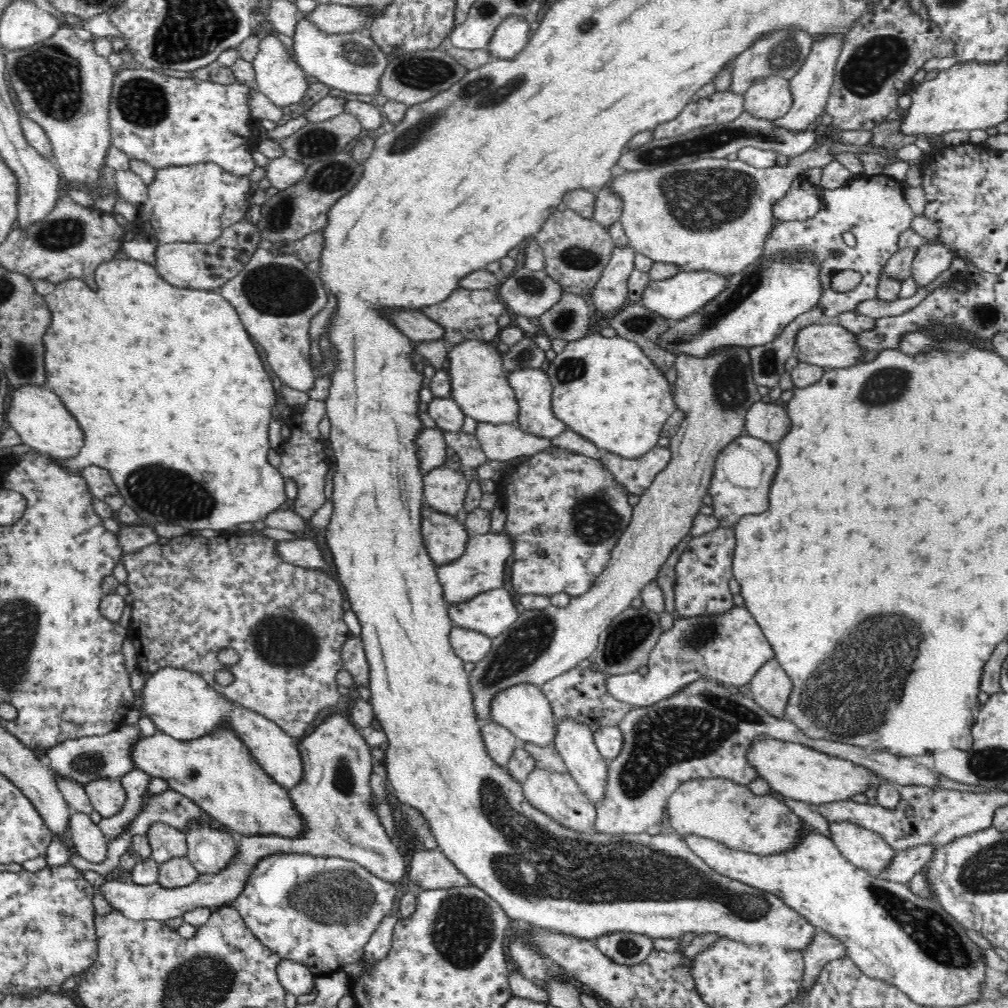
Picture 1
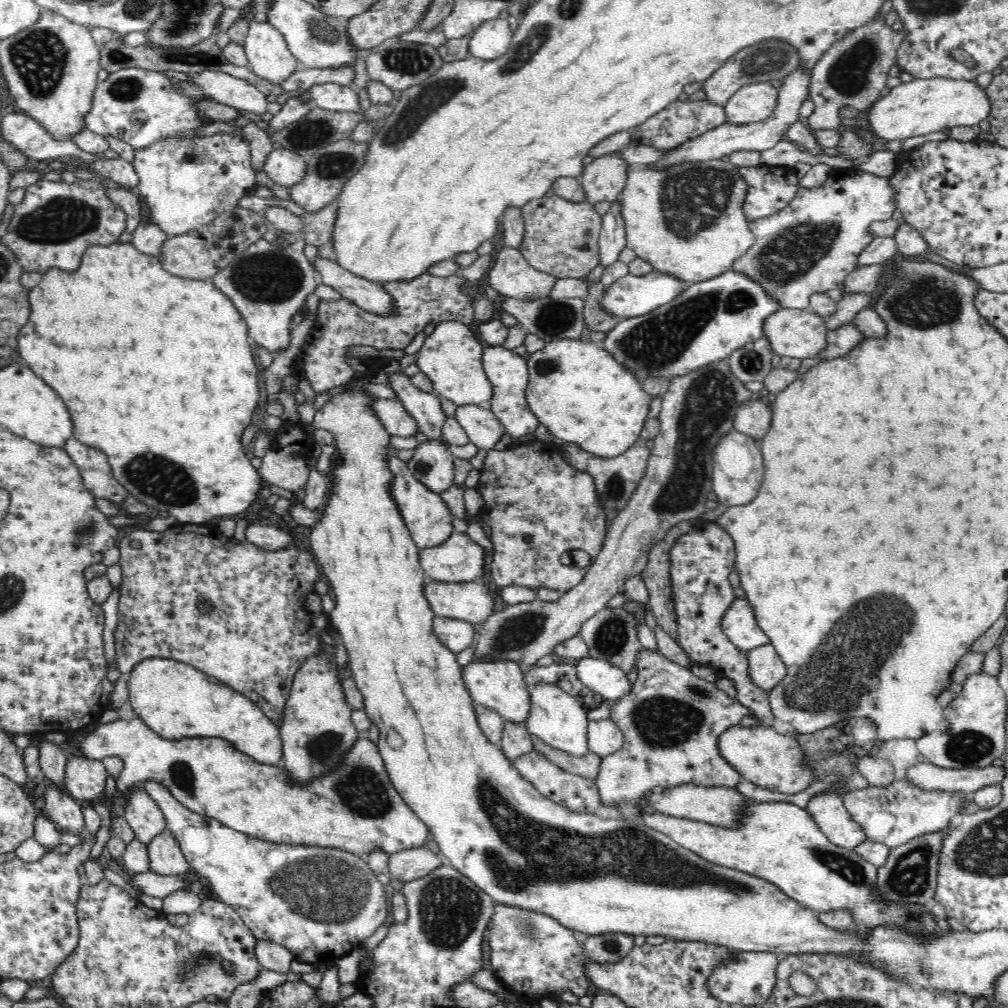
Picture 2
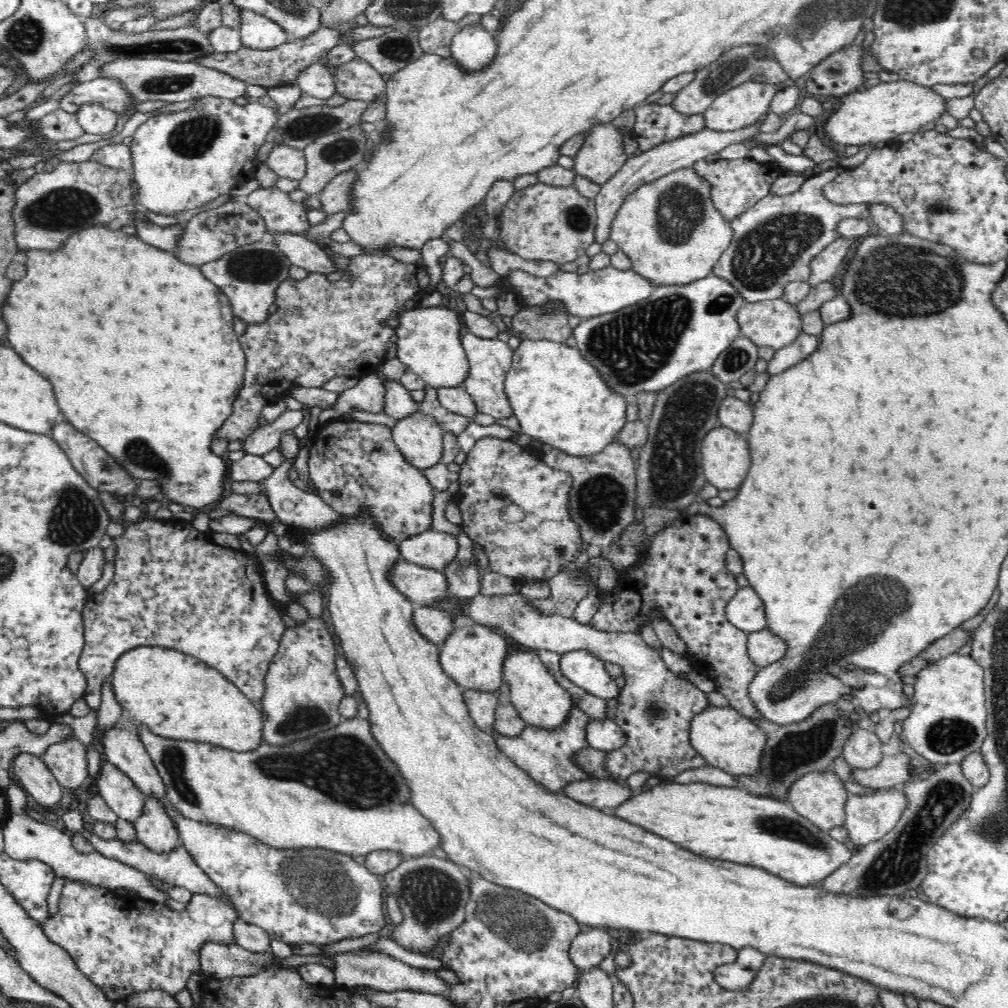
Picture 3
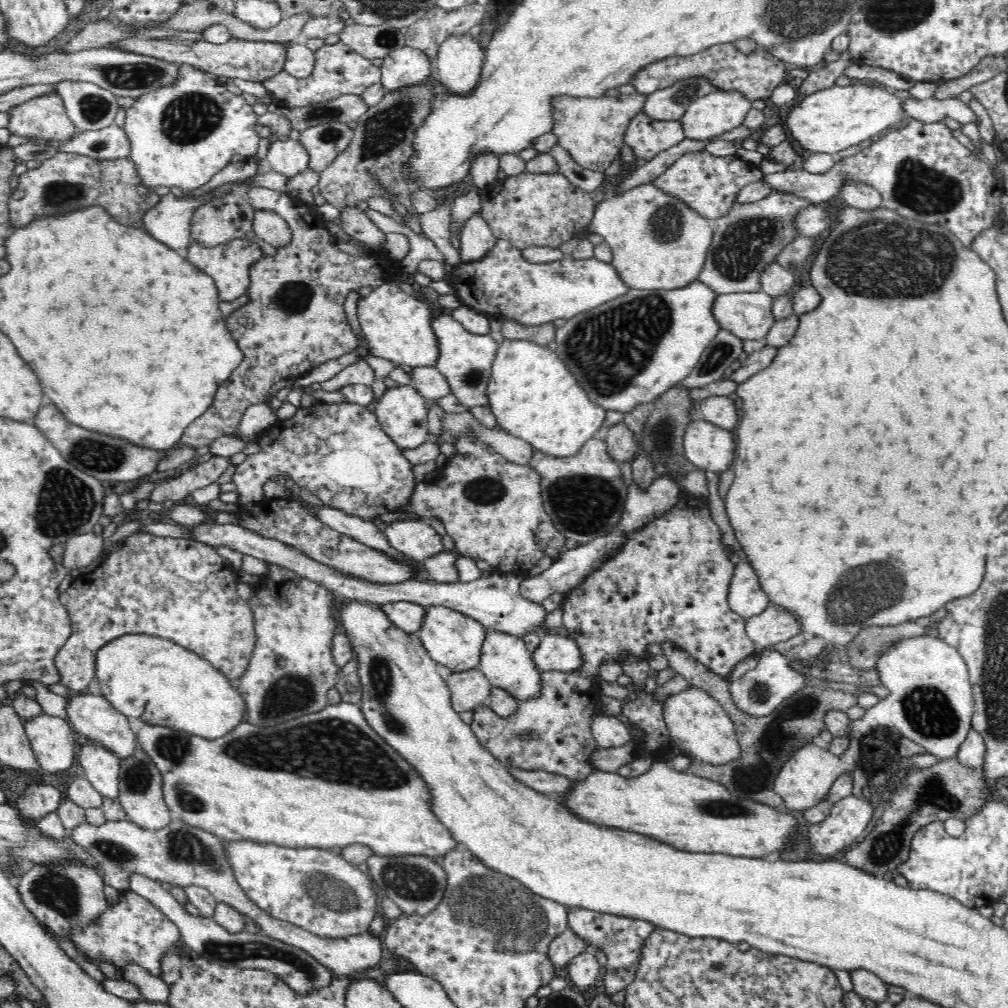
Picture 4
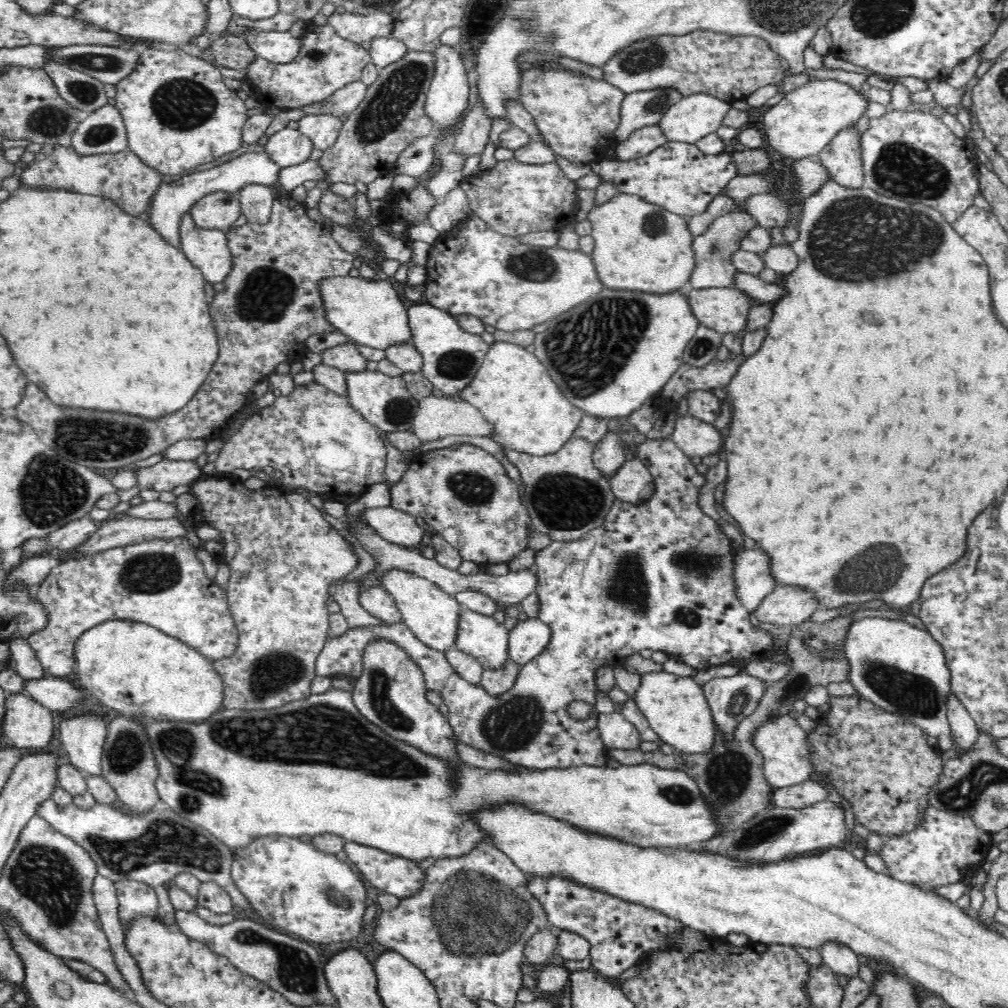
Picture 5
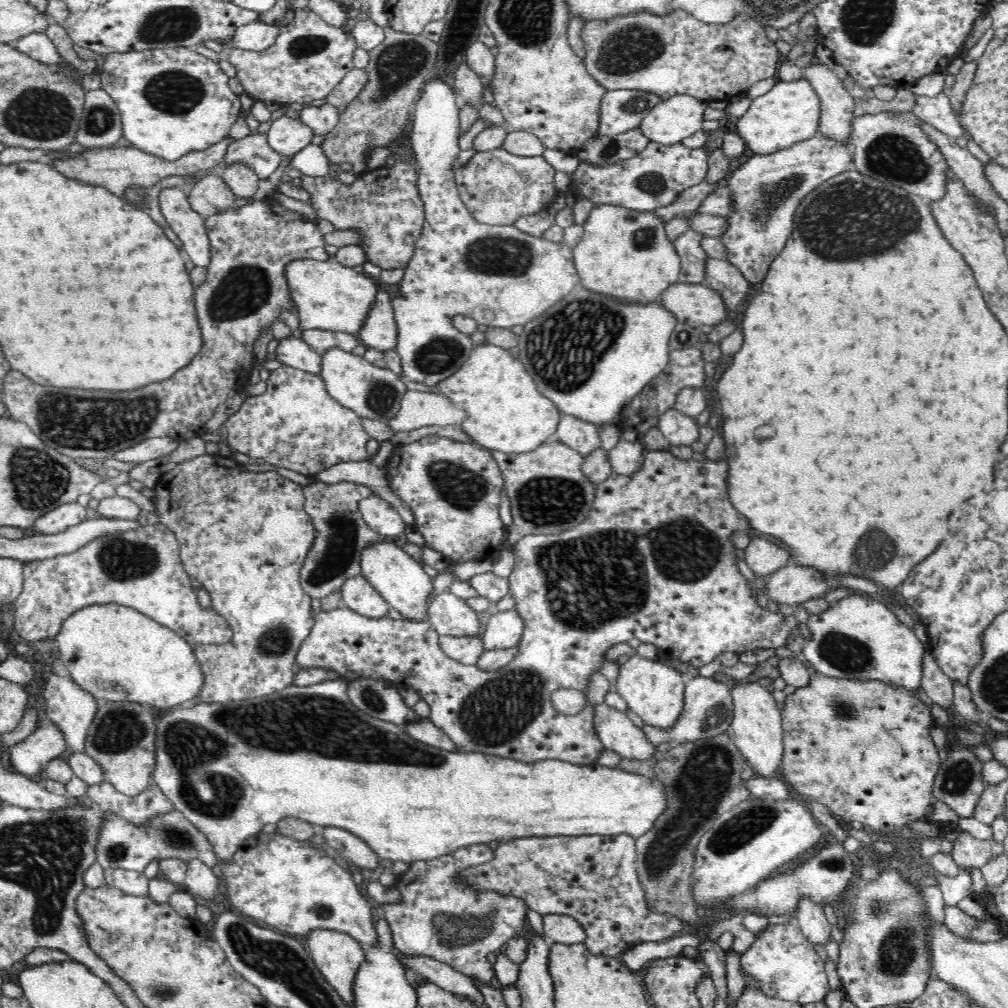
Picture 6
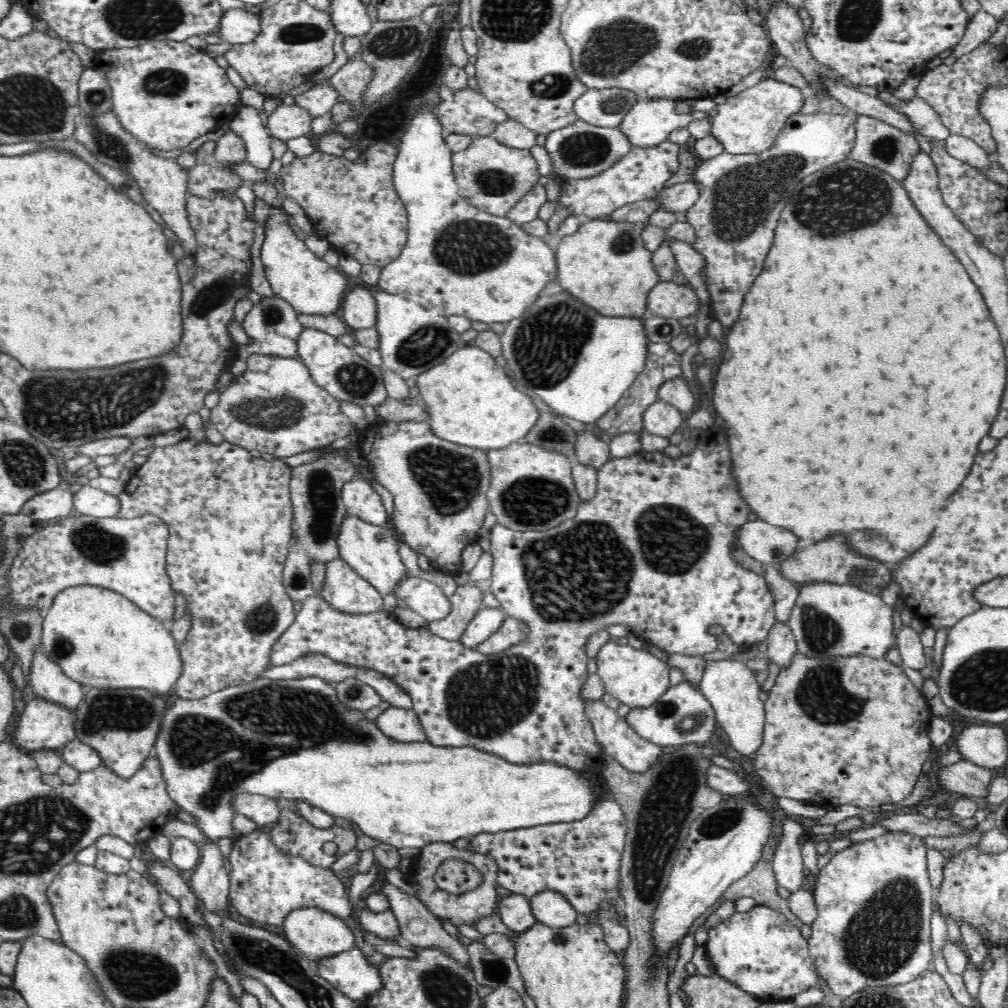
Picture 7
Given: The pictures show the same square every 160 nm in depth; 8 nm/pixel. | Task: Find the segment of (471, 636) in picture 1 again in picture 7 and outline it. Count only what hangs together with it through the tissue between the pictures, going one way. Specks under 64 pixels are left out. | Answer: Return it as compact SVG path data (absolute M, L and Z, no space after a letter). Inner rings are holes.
M344 559L326 562L325 583L321 594L323 602L334 610L351 615L365 615L382 610L382 596L364 580Z

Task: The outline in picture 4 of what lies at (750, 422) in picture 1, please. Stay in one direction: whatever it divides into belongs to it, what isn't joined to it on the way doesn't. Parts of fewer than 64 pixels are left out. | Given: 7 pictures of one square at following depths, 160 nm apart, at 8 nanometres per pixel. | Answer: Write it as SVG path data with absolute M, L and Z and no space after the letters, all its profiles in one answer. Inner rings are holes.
M710 396L698 404L698 416L719 428L731 431L738 427L738 410L734 400L726 396Z

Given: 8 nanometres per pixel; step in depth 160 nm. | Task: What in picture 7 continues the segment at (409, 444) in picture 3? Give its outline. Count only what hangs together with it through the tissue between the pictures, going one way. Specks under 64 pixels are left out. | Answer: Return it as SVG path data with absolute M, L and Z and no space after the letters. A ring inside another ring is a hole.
M302 327L295 346L298 348L299 359L310 371L314 383L335 399L372 408L378 408L380 404L386 402L389 395L384 386L383 367L370 364L353 348L347 348L338 342L335 336L330 336L321 330Z

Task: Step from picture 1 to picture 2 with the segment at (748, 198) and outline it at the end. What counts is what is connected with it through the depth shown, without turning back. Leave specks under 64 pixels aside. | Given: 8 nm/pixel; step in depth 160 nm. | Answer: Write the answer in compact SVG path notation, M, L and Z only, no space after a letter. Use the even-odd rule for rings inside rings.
M721 159L706 162L680 163L679 165L666 167L661 171L660 169L657 171L647 170L646 166L631 167L625 187L618 198L621 204L621 215L625 222L626 246L632 249L636 256L652 264L654 270L672 275L686 283L710 280L710 277L720 276L720 274L728 272L731 269L730 266L734 264L734 260L738 260L738 257L742 256L754 244L754 236L750 232L748 217L744 217L746 213L742 211L743 197L746 196L746 183L742 182L735 169L736 165L732 161L724 162Z

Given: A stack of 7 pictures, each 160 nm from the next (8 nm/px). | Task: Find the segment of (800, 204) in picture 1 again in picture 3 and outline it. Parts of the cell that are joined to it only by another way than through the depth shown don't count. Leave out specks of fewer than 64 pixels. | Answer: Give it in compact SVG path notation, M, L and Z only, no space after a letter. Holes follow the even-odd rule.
M716 157L713 163L702 159L696 160L690 168L698 178L706 179L706 182L710 183L710 202L714 203L714 207L727 221L734 220L739 213L746 212L746 209L758 200L770 195L772 182L785 174L776 161L758 163L750 158L726 160Z

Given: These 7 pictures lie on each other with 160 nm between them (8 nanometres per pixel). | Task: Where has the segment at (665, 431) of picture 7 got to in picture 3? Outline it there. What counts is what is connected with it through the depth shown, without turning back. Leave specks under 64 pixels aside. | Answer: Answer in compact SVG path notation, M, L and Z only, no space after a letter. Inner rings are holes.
M720 426L702 438L699 447L702 471L718 491L738 491L750 468L750 449L745 435Z

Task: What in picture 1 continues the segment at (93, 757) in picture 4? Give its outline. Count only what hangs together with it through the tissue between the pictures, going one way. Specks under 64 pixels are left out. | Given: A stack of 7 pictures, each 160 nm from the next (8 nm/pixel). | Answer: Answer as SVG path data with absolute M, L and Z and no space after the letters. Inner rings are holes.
M152 822L146 836L152 848L151 858L158 864L172 857L187 857L187 841L184 832L179 832L163 822Z

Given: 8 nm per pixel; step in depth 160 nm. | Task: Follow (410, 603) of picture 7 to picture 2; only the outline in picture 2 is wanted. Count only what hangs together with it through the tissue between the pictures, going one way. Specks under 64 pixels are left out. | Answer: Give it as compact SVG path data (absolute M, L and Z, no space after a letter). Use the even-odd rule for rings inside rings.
M538 681L527 688L530 691L530 714L526 716L526 727L532 735L541 738L546 744L567 752L572 756L586 756L588 748L587 709L568 692L564 692L557 684Z

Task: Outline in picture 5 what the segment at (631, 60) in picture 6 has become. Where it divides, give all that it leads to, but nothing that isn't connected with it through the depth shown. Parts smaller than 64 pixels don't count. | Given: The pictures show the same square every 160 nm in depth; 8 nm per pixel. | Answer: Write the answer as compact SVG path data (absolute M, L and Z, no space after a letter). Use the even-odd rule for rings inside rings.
M694 30L694 32L683 33L682 36L650 36L630 44L620 52L618 58L614 58L604 70L606 80L620 88L626 94L644 90L656 90L674 88L682 96L704 93L714 96L727 103L746 99L758 88L766 84L779 85L781 80L788 74L782 68L781 56L770 48L763 38L759 36L732 36L710 30Z

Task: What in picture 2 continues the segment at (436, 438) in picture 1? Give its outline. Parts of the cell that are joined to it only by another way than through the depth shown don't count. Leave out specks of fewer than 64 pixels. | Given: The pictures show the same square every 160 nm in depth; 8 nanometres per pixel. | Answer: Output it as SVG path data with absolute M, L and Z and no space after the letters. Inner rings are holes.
M372 398L372 405L379 422L394 436L418 436L420 430L418 424L409 416L409 413L402 407L400 400Z

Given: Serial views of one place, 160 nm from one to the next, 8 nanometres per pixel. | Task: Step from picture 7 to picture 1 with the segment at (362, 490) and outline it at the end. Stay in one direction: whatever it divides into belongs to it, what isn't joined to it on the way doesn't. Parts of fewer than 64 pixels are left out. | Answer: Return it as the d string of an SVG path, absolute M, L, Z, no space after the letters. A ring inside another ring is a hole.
M500 532L473 534L469 537L466 550L462 552L462 556L458 556L458 560L447 561L446 564L436 565L434 568L447 604L458 604L459 601L478 596L480 592L502 588L506 582L506 560L510 560L512 552L514 547L510 546L510 539Z

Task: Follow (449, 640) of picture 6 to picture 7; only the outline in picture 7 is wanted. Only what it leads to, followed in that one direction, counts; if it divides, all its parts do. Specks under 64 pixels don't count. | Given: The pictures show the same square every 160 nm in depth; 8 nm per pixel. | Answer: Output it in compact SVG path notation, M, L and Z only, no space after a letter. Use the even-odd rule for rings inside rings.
M460 586L458 592L448 600L450 609L440 620L429 621L429 630L434 635L460 643L460 636L466 631L470 620L484 605L483 593L474 586Z

